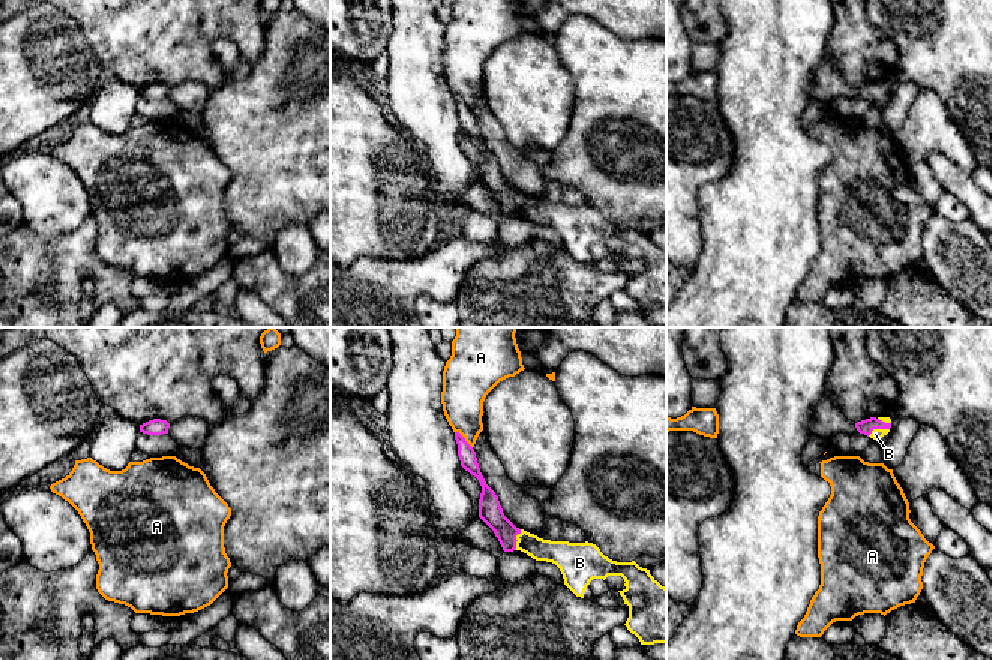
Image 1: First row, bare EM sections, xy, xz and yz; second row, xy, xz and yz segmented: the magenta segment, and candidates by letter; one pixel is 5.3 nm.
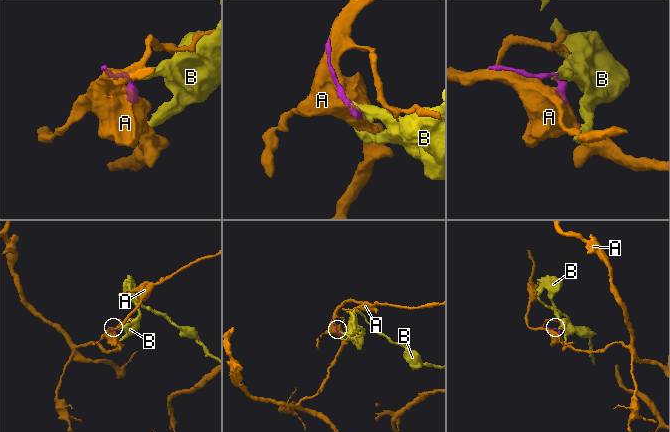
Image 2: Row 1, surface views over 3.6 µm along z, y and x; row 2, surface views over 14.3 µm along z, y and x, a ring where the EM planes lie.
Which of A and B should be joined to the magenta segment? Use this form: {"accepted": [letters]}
{"accepted": ["B"]}

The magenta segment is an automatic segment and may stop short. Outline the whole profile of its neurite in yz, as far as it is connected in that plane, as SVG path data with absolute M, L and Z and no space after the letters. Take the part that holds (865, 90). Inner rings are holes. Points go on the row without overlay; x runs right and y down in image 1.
M870 81L855 87L860 98L864 98L873 104L882 102L890 96L891 82L890 81Z

